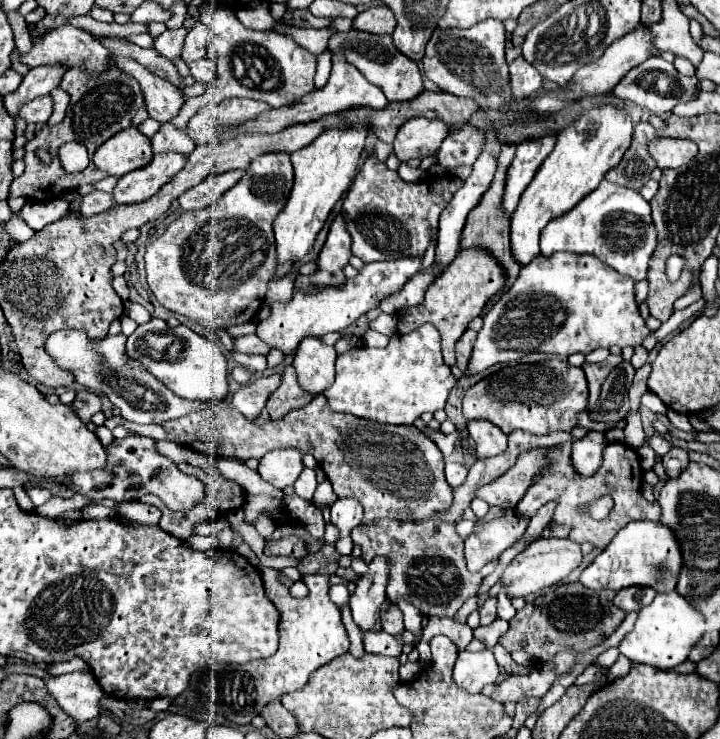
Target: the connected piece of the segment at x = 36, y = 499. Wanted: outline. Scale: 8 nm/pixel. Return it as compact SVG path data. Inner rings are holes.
M28 487L26 491L28 491L28 495L30 495L34 507L40 507L42 503L46 503L46 501L52 497L51 490L46 489L46 487Z

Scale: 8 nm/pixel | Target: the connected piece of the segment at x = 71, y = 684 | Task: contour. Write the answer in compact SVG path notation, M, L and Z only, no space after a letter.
M6 664L2 670L9 674L29 674L42 677L46 681L50 695L78 723L90 721L100 715L98 701L100 697L104 697L104 691L88 671L72 671L60 677L48 677L44 669L34 666Z

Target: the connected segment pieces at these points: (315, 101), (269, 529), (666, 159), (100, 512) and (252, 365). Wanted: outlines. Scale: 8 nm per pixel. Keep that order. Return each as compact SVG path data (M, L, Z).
M332 53L332 73L330 79L326 83L324 89L320 91L312 91L310 95L304 95L302 99L298 99L298 103L292 103L290 107L280 107L280 109L272 109L264 115L260 115L254 121L244 123L244 131L252 131L252 133L278 133L294 123L308 123L314 119L320 119L322 115L330 115L330 113L338 113L338 111L346 111L350 107L372 107L372 109L382 109L388 107L386 97L382 95L382 91L368 83L366 77L356 69L350 67L350 63L342 63L342 59L338 59L338 55Z
M262 514L260 517L259 520L261 521L257 521L257 531L263 538L267 539L275 531L276 525L265 514Z
M658 139L650 141L650 155L654 155L658 169L682 167L694 159L698 153L696 143L682 139Z
M103 505L88 506L80 509L84 519L105 519L116 516L116 511Z
M236 353L236 355L232 355L232 359L236 361L236 363L240 363L242 367L246 367L246 369L250 369L250 371L264 371L266 369L266 357L264 355L240 355L240 353Z

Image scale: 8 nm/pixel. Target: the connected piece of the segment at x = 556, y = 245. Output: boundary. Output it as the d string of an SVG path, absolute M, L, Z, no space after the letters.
M604 179L596 191L586 195L572 211L542 229L540 249L542 255L552 255L556 251L594 255L618 273L642 281L646 279L648 261L656 249L656 229L650 215L650 203L640 193Z

